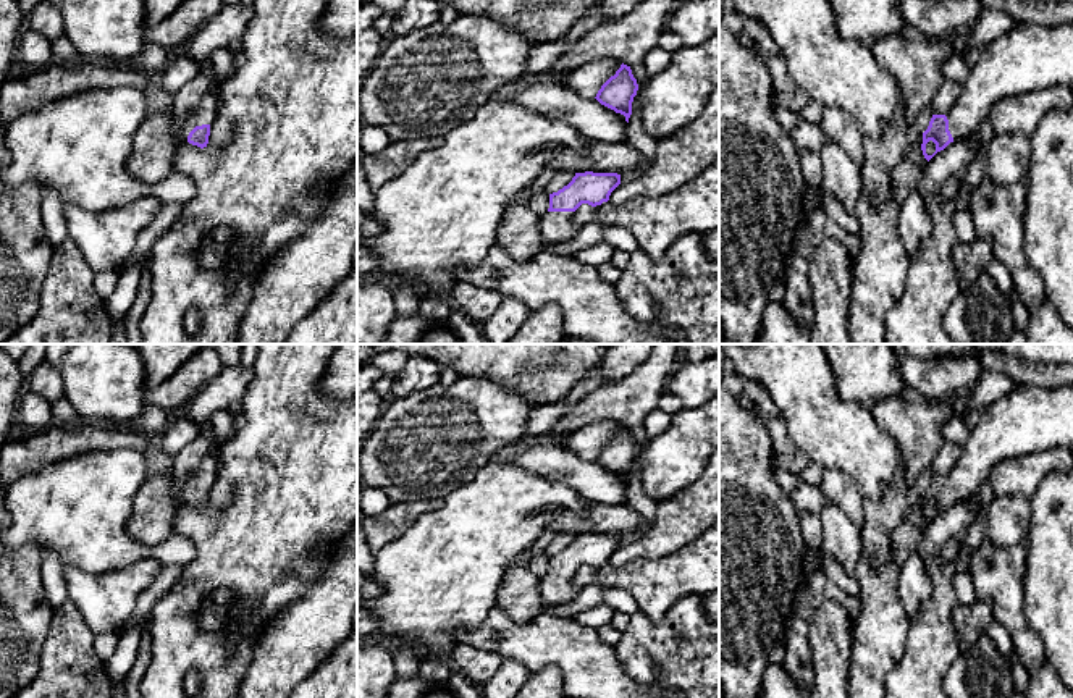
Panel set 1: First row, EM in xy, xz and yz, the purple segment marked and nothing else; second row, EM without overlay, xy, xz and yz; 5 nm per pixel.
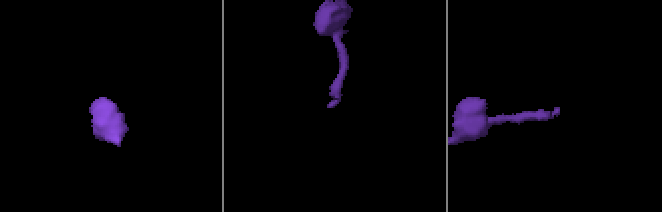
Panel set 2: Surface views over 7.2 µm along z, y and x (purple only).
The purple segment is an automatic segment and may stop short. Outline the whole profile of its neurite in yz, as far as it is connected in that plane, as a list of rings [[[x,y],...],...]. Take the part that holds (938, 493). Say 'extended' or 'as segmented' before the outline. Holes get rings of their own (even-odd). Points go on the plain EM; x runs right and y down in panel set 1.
extended; [[[1021,386],[1007,397],[1000,397],[984,409],[950,473],[932,477],[928,491],[923,494],[921,512],[924,520],[929,524],[957,501],[970,501],[999,462],[1054,448],[1073,451],[1073,386],[1054,389]]]

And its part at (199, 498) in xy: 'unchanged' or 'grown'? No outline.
grown

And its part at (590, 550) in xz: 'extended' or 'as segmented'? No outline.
extended

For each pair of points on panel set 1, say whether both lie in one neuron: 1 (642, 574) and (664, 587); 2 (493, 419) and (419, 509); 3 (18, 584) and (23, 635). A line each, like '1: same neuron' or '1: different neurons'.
1: same neuron
2: different neurons
3: same neuron

